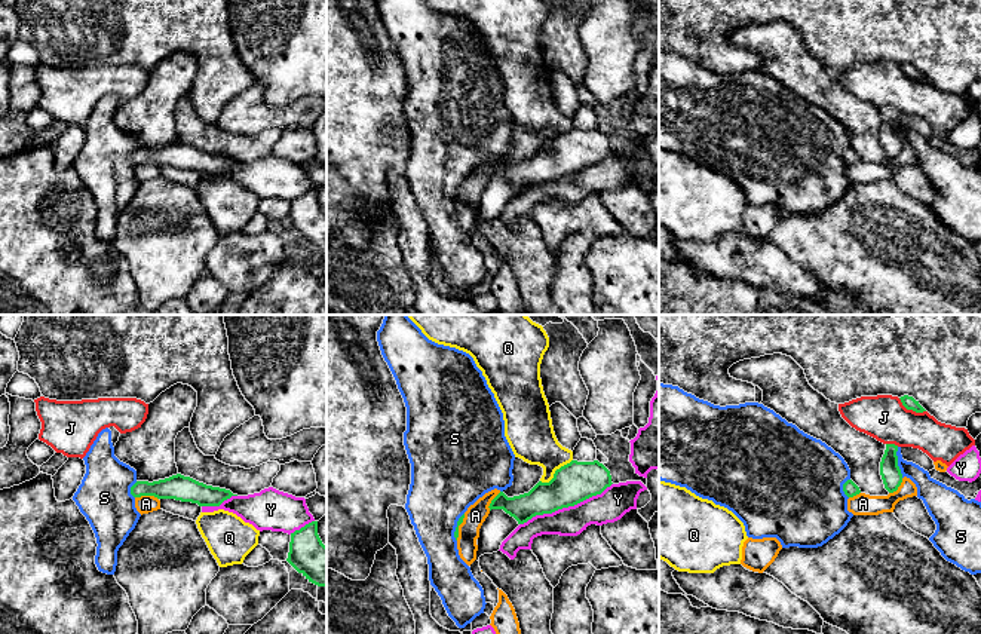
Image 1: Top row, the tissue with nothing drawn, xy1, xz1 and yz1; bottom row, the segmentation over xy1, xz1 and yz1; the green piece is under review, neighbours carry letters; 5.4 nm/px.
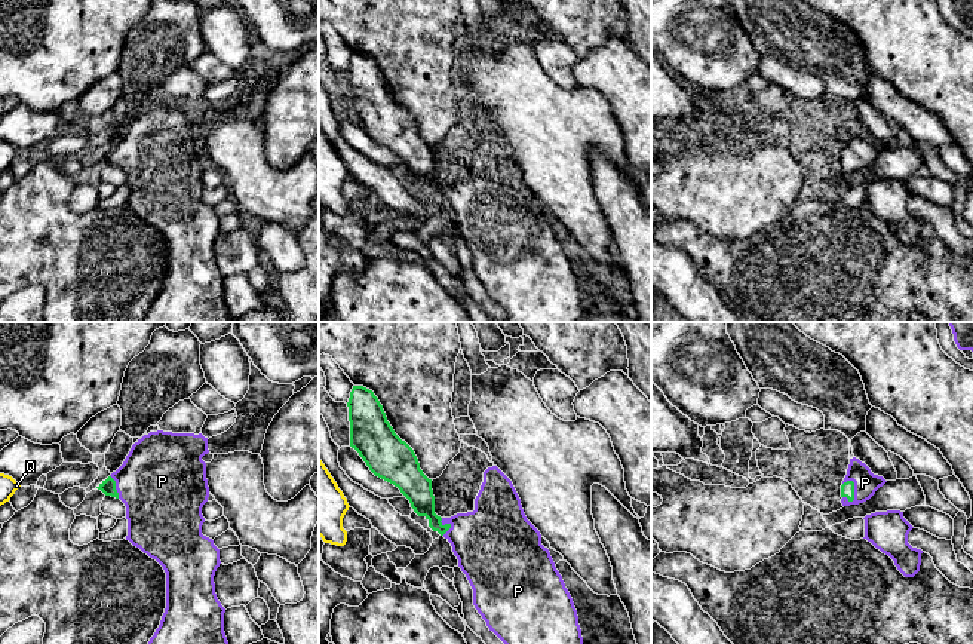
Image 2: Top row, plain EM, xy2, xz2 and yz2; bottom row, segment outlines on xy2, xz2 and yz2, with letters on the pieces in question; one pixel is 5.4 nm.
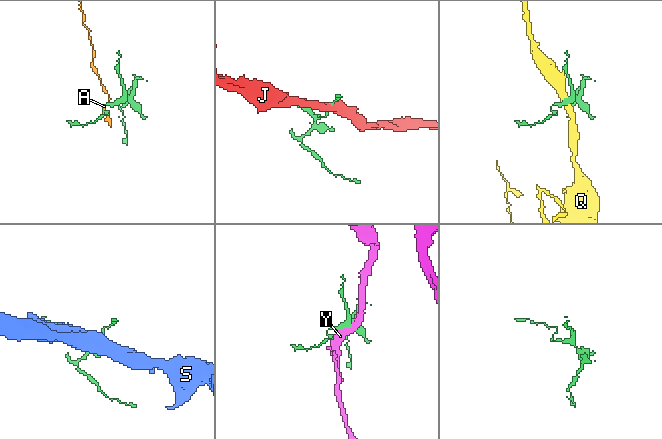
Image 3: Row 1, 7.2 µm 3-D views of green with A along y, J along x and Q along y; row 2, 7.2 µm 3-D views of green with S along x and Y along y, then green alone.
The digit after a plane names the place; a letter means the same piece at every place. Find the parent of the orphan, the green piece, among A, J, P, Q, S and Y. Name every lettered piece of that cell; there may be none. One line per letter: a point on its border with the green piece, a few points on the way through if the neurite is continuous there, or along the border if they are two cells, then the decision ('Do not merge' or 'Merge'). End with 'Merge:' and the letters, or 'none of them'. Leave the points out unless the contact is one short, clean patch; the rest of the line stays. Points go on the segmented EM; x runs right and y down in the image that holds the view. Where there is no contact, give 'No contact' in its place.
A: Touches green at xy1 (147, 495). Boundary: xy1 (135, 496), (155, 496), (158, 499). Do not merge
J: Touches green at yz1 (911, 409). Boundary: yz1 (898, 398), (907, 409), (925, 412). Do not merge
P: Touches green at yz2 (853, 490). Path across: yz2 (847, 488), (853, 490), (865, 482). Merge
Q: Touches green at xz1 (555, 472). Do not merge
S: Touches green at yz1 (897, 462). Do not merge
Y: Touches green at xz1 (566, 507). Do not merge
Merge: P

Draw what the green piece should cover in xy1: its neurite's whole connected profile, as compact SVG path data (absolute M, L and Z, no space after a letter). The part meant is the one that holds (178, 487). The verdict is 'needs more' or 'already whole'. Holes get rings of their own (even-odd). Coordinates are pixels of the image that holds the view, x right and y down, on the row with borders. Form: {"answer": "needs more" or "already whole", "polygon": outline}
{"answer": "already whole", "polygon": "M181 474L159 481L137 481L131 487L134 497L154 496L157 499L175 499L197 503L199 506L220 506L233 494L230 490L206 486Z"}

